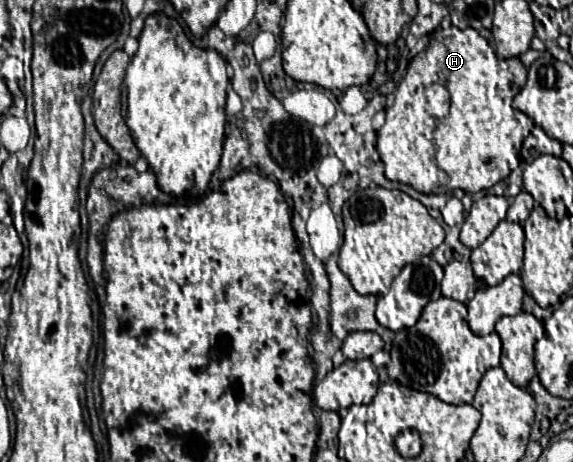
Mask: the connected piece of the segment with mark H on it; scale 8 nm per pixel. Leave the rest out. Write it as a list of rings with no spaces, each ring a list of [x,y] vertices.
[[[472,27],[436,29],[428,47],[410,61],[408,73],[394,93],[394,103],[386,109],[386,123],[377,133],[376,149],[390,181],[406,183],[420,193],[454,189],[478,193],[494,187],[520,165],[522,143],[535,126],[532,119],[512,106],[514,95],[526,83],[526,67],[518,57],[498,59],[480,34]]]

